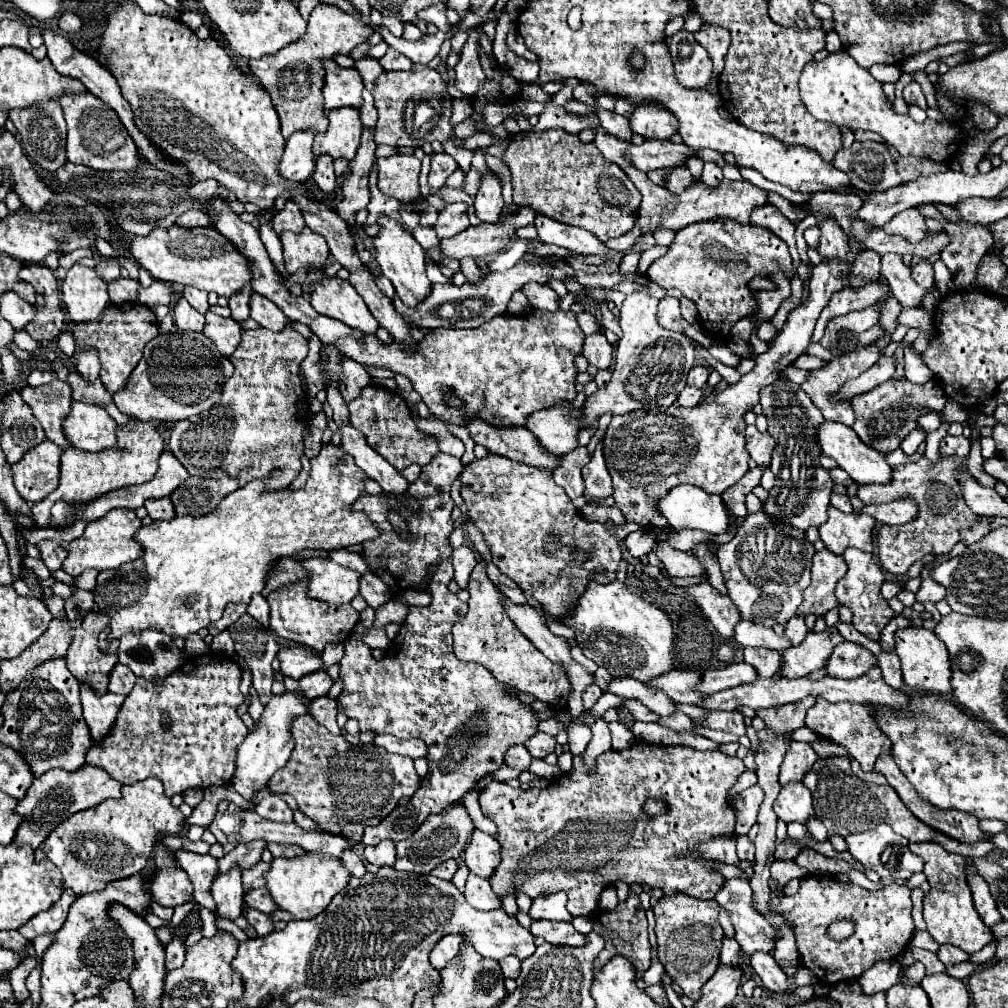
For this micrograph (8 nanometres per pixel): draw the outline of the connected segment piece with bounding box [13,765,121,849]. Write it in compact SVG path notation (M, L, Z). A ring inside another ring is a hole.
M83 765L77 771L65 771L65 769L51 769L37 777L33 785L27 789L25 797L17 803L15 811L25 817L23 825L19 827L13 843L29 843L33 849L37 849L45 837L69 815L95 807L105 799L121 797L121 783L115 781L105 769L95 765Z

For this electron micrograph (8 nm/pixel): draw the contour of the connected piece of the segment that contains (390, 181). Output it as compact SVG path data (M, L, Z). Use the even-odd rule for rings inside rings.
M391 155L377 159L377 187L381 193L399 199L401 203L419 201L419 167L415 155Z

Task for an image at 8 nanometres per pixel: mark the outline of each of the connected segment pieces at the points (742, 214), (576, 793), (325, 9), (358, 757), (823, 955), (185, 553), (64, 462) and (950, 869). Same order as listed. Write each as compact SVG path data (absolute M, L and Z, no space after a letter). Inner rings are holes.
M597 129L597 137L595 137L595 145L597 149L611 161L611 163L617 163L629 177L631 181L635 183L635 187L639 189L639 193L643 195L643 201L641 201L641 207L639 207L639 217L637 217L637 225L641 229L641 237L633 243L633 251L637 253L643 253L647 249L651 249L655 245L655 239L653 239L653 231L657 227L663 227L663 229L671 229L671 231L679 231L691 223L699 223L699 221L725 221L725 219L731 219L731 221L737 221L741 225L749 225L749 215L753 211L753 207L763 207L767 205L767 191L747 183L747 181L723 181L719 187L711 189L711 187L705 187L703 183L693 183L689 189L685 189L681 195L671 195L669 191L665 191L661 185L655 185L653 181L649 181L649 177L631 167L631 163L627 161L627 147L629 147L629 141L623 141L623 139L617 139L615 135L607 133L605 129Z
M635 741L629 749L607 751L597 757L597 769L591 773L583 765L583 755L573 757L573 771L553 781L545 789L513 789L507 783L491 781L481 791L479 803L483 815L497 823L501 843L501 865L489 879L495 893L505 897L521 889L531 899L541 893L567 891L567 911L573 917L587 917L599 907L599 893L605 885L617 879L631 883L647 883L659 887L665 895L687 893L699 899L713 899L725 877L713 871L713 863L703 863L697 855L679 859L677 855L687 849L697 849L699 843L733 833L735 813L727 803L727 789L733 787L745 765L737 757L723 755L721 751L695 751L681 745L651 745ZM647 799L663 799L667 813L649 817L643 811Z
M317 5L315 11L309 17L307 33L283 47L279 53L263 55L261 59L249 59L249 71L261 81L265 91L271 95L275 111L279 113L281 121L281 135L289 139L295 131L315 131L323 133L327 131L327 119L323 109L319 109L321 89L323 89L323 67L321 59L331 57L333 53L349 53L359 43L365 43L373 29L367 29L363 21L353 19L345 11L341 11L335 5Z
M301 715L293 721L293 739L295 739L295 749L291 761L287 761L287 765L271 777L267 787L271 787L271 791L275 793L279 791L279 793L293 795L299 809L309 819L313 819L319 825L319 829L323 829L325 833L341 835L347 839L351 837L357 843L361 843L365 825L371 827L379 825L391 813L391 799L397 803L401 797L411 797L417 791L419 777L415 773L411 757L387 753L383 747L375 743L351 745L343 735L329 733L327 729L323 729L323 725L313 721L309 715Z
M811 875L801 879L801 887L793 897L771 897L769 909L783 915L793 927L803 967L811 969L815 977L827 985L857 979L875 961L897 957L909 945L915 931L911 919L911 889L897 883L873 893L855 883L841 883L829 875ZM841 919L853 921L855 931L851 937L835 941L829 937L827 927Z
M325 443L321 447L319 455L311 459L309 479L307 479L307 483L301 489L293 489L291 485L287 485L285 489L269 491L261 479L253 479L247 485L243 485L241 489L237 489L235 493L227 495L219 503L219 507L215 511L211 511L211 513L207 513L203 517L191 517L191 515L187 515L187 517L175 517L171 521L153 521L149 527L141 527L135 537L137 537L137 541L145 549L143 557L139 557L135 561L129 561L129 563L123 563L119 569L113 569L113 571L101 571L99 577L97 577L97 585L95 585L95 607L111 617L111 635L109 635L109 639L119 639L125 633L139 633L139 631L149 629L149 627L151 629L159 629L159 631L163 631L163 633L167 633L171 637L183 637L185 639L187 635L197 633L199 629L207 627L211 621L219 619L221 613L223 613L223 609L225 609L225 605L229 605L229 603L247 603L249 605L253 593L261 593L265 589L267 577L269 577L269 573L273 571L273 567L275 567L275 563L279 559L293 557L295 553L299 553L303 549L345 549L349 545L357 545L357 543L365 543L365 541L375 539L379 535L379 529L369 519L369 515L363 513L363 511L359 511L359 513L351 511L353 509L353 503L367 493L365 491L365 479L367 479L367 475L355 465L355 461L353 461L351 455L347 455L341 447L335 447L333 443Z
M131 419L125 425L117 427L117 447L111 449L103 449L97 453L85 453L85 451L77 451L73 447L65 449L65 453L61 455L61 481L59 487L45 497L43 501L35 503L31 507L33 519L37 521L39 527L47 529L49 521L51 521L51 507L55 501L67 501L67 503L87 503L107 491L113 489L121 489L121 487L129 487L129 485L139 485L139 483L147 483L159 465L159 455L165 451L165 439L159 435L157 431L159 421L137 421Z
M911 843L909 849L923 859L923 873L931 885L923 899L923 919L927 931L937 943L951 943L967 953L975 953L993 941L991 929L981 921L973 907L971 889L967 885L965 857L945 851L939 843Z

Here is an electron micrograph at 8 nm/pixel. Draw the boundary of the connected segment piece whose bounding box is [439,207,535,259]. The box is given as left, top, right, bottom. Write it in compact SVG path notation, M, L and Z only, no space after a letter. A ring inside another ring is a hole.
M521 207L517 213L505 215L499 225L481 223L477 227L469 227L451 239L443 239L439 247L445 257L453 259L463 259L467 255L491 259L491 255L497 255L505 249L505 245L511 241L519 227L531 225L533 219L535 211L531 207Z

